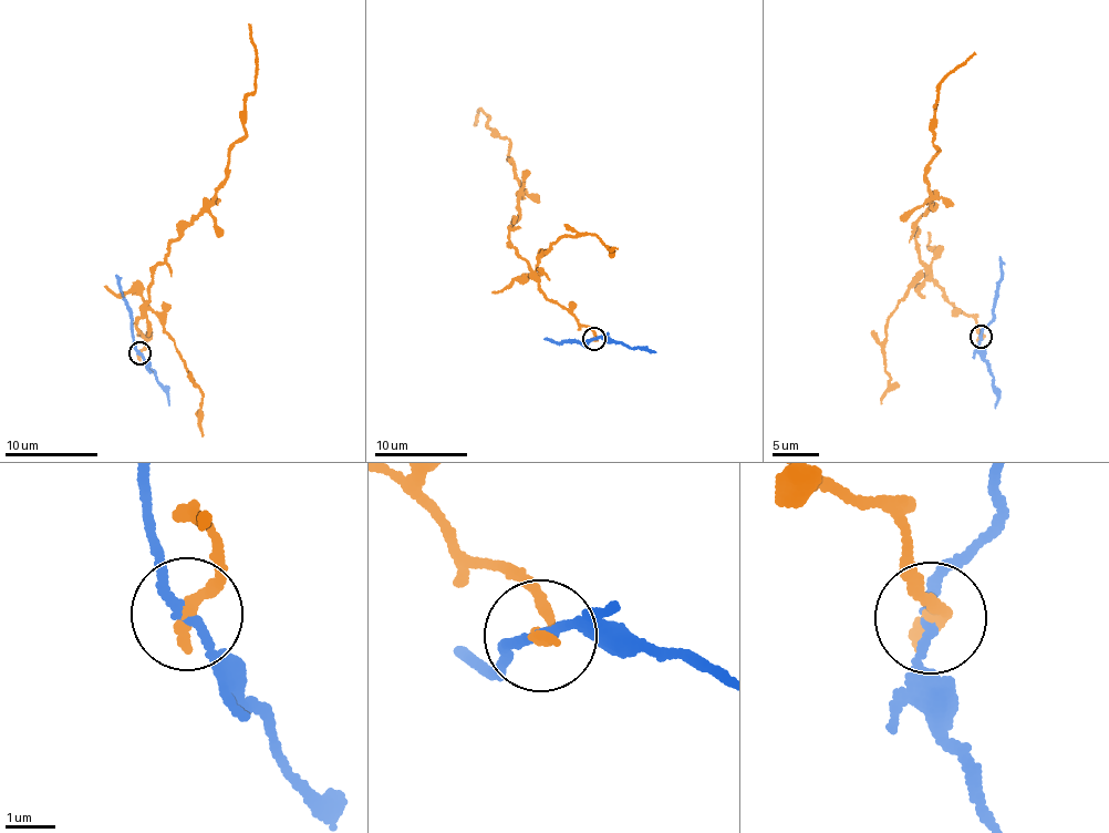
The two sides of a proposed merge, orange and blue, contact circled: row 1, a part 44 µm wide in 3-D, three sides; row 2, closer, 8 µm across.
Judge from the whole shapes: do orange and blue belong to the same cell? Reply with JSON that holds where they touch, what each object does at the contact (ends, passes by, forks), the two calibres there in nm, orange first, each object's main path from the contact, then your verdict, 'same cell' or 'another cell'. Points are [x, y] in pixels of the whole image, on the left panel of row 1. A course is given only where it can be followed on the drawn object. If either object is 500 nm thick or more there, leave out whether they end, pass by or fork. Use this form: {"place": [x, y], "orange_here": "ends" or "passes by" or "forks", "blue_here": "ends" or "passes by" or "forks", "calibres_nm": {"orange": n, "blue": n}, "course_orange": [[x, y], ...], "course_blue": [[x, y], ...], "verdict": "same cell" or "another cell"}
{"place": [140, 353], "orange_here": "ends", "blue_here": "passes by", "calibres_nm": {"orange": 280, "blue": 180}, "course_orange": [[140, 353], [136, 322], [153, 269], [211, 203], [228, 151], [246, 135], [256, 68], [249, 23]], "course_blue": [[140, 353], [132, 335], [130, 306], [121, 292], [115, 274]], "verdict": "another cell"}

